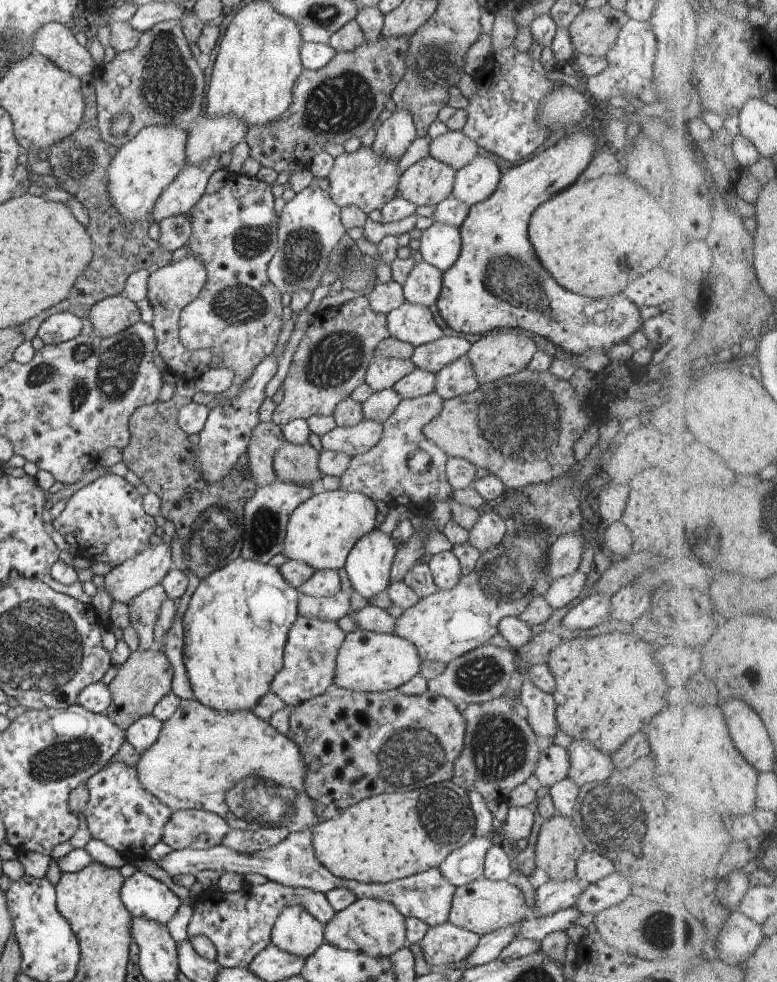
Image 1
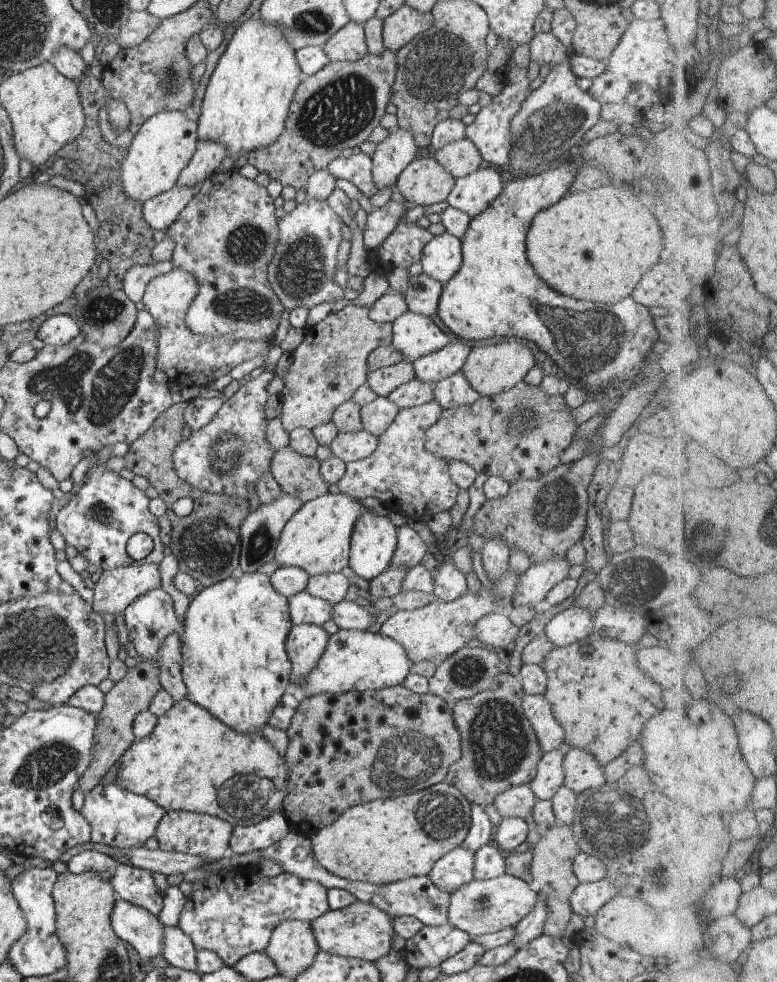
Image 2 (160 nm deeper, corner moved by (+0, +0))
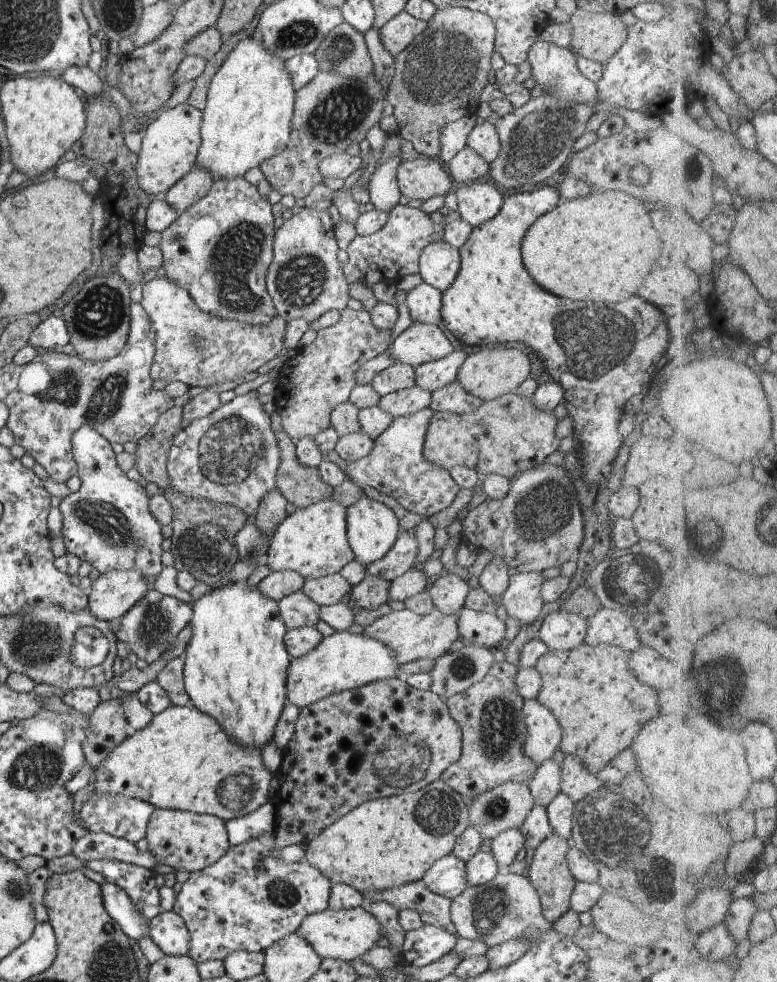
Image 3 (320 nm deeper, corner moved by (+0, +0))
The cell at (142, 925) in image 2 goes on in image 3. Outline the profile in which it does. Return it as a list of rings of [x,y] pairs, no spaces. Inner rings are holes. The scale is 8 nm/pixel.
[[[102,882],[101,891],[108,914],[120,925],[129,938],[139,940],[149,934],[149,923],[136,910],[132,899],[111,882]]]

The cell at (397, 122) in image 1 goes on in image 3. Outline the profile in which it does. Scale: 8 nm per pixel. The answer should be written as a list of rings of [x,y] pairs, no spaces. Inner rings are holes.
[[[401,154],[385,161],[371,176],[368,186],[369,199],[376,210],[390,212],[400,200],[397,185],[397,166],[402,162]]]

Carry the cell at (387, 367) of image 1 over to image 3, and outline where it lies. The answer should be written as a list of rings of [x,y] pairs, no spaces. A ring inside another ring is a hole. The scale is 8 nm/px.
[[[394,362],[388,368],[381,370],[372,379],[370,385],[380,397],[402,389],[412,388],[415,385],[415,368]]]

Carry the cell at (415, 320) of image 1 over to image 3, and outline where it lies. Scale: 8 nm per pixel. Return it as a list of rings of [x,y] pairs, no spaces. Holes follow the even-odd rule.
[[[413,322],[391,345],[394,362],[419,367],[448,356],[454,348],[438,325]]]

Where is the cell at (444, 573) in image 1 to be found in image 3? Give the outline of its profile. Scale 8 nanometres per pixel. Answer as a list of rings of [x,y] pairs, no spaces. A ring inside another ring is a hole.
[[[451,573],[440,576],[429,590],[435,608],[445,615],[454,615],[465,606],[470,588],[468,583]]]

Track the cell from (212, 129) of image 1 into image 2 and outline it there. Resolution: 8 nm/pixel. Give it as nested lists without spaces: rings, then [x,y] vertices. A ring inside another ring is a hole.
[[[197,141],[196,152],[188,166],[179,174],[175,186],[194,187],[198,190],[201,184],[214,174],[214,170],[226,157],[227,150],[224,145],[210,141]]]

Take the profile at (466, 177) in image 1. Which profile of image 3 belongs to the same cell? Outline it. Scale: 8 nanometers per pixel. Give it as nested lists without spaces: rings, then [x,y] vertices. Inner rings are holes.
[[[488,177],[466,182],[456,194],[461,218],[473,227],[492,220],[504,201],[502,194],[496,190],[496,183]]]

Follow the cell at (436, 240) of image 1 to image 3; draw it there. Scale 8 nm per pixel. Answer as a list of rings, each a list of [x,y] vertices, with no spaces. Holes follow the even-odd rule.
[[[442,240],[426,246],[419,260],[422,280],[443,293],[454,282],[460,268],[459,249]]]

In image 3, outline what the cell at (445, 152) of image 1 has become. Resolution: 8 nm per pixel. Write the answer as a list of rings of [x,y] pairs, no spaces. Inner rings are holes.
[[[465,147],[446,166],[451,178],[456,182],[478,181],[487,177],[489,162],[477,152]]]

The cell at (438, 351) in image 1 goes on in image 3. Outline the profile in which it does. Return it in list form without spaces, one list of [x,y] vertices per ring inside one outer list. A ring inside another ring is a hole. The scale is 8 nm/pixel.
[[[452,351],[437,361],[430,361],[415,368],[415,384],[433,393],[457,380],[457,372],[468,355]]]

